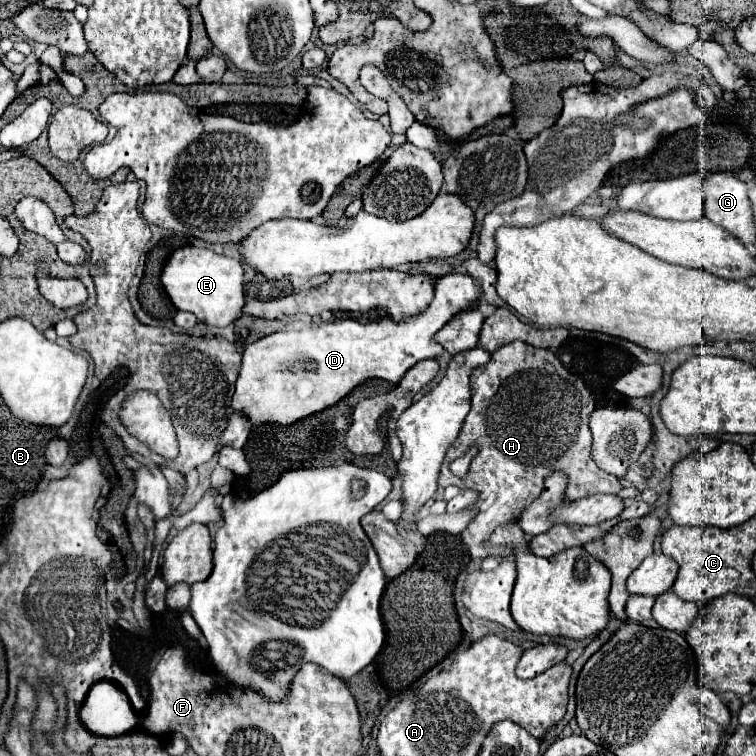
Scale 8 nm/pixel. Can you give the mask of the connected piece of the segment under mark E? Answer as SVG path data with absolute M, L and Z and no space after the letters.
M182 247L168 259L162 271L162 285L176 309L194 313L202 325L226 327L242 317L244 273L238 259L220 255L206 247Z

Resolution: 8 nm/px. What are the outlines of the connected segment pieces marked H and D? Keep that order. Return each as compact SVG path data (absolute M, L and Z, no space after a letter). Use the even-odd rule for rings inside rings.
M524 341L508 343L494 351L486 365L474 369L470 375L470 389L472 409L464 419L458 439L446 453L438 487L456 485L460 489L476 489L480 493L476 501L480 511L460 535L474 561L482 561L486 555L514 555L510 545L486 549L482 543L494 533L496 527L518 523L520 513L524 513L526 505L532 505L540 497L546 477L550 477L554 471L566 473L566 499L570 501L594 493L618 493L622 489L620 481L602 471L590 455L592 435L588 429L588 419L596 409L592 391L582 379L564 369L552 351L536 349ZM500 411L504 415L500 415L502 419L496 421L494 415ZM474 445L478 445L478 453L472 457L468 475L464 479L454 477L448 465L456 457L468 453L468 449Z
M450 273L438 277L436 293L428 309L406 323L394 323L392 319L372 323L342 319L298 331L270 333L244 349L232 407L248 415L254 425L290 425L334 405L366 379L376 377L398 383L418 361L444 353L442 345L434 341L434 335L458 313L468 311L476 301L482 301L482 295L482 287L470 275Z

